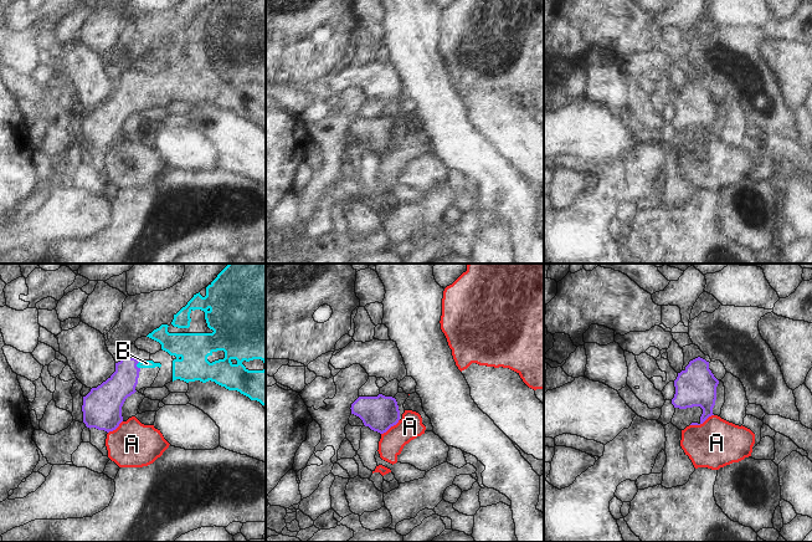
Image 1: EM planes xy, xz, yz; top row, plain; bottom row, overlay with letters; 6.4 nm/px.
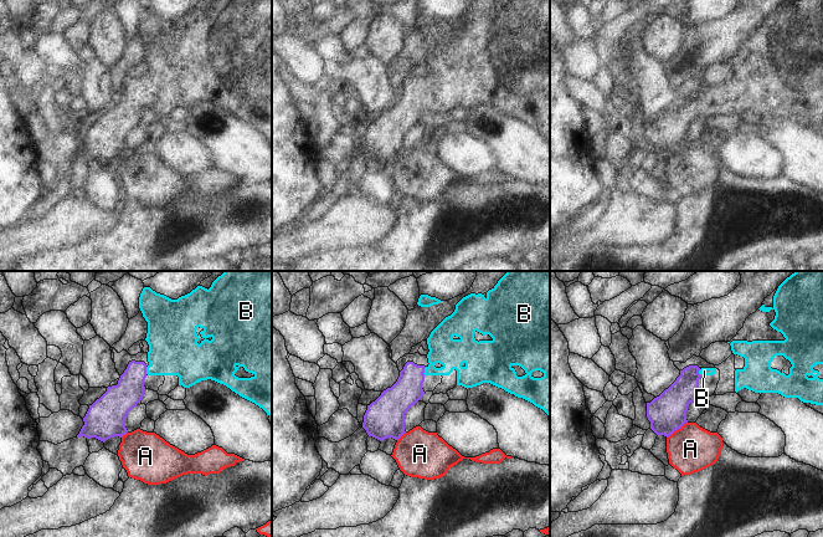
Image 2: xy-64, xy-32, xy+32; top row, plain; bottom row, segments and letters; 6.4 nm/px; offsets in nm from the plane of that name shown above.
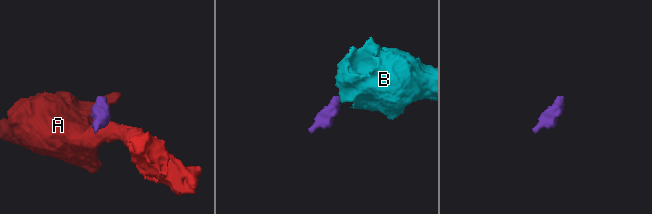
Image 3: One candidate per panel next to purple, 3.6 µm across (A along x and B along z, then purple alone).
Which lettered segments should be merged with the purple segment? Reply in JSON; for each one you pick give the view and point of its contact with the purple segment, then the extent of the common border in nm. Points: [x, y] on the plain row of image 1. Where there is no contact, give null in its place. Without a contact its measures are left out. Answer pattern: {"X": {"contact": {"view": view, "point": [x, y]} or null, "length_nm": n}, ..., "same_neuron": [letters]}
{"B": {"contact": {"view": "xy", "point": [135, 87]}, "length_nm": 50}, "same_neuron": ["B"]}

